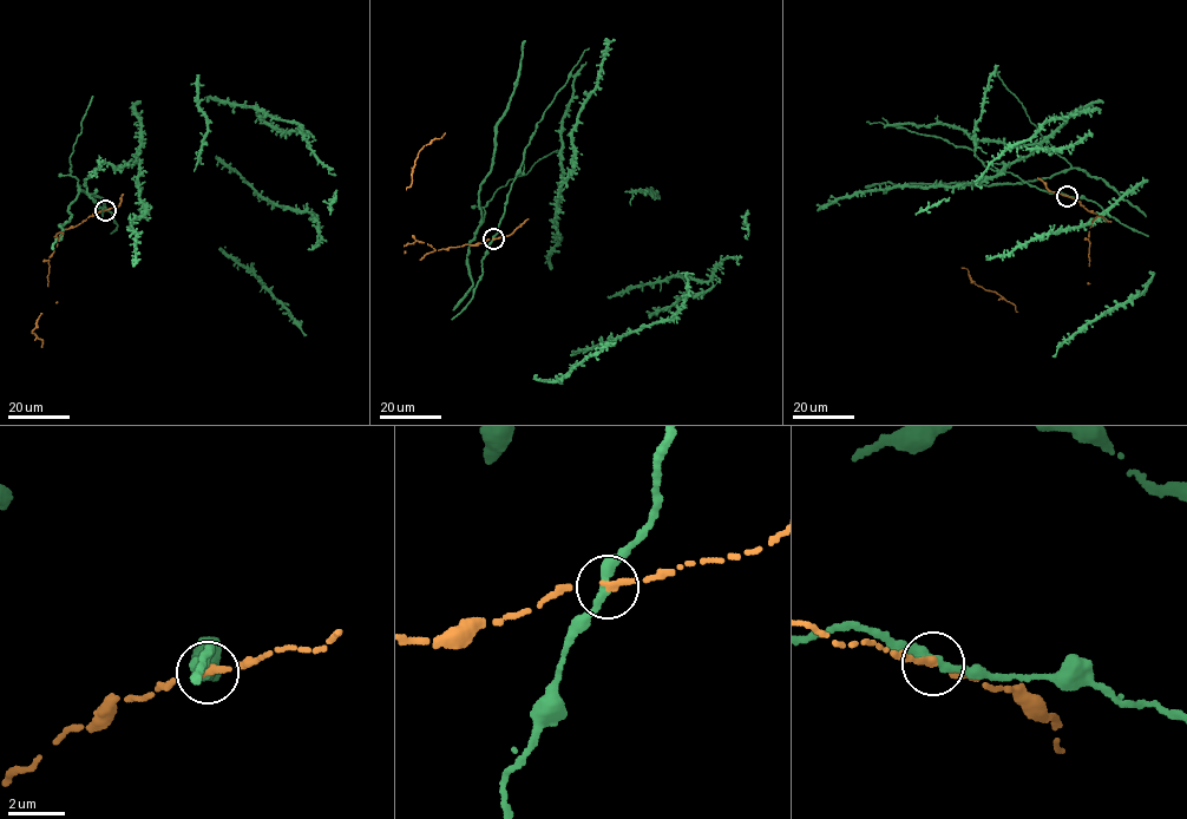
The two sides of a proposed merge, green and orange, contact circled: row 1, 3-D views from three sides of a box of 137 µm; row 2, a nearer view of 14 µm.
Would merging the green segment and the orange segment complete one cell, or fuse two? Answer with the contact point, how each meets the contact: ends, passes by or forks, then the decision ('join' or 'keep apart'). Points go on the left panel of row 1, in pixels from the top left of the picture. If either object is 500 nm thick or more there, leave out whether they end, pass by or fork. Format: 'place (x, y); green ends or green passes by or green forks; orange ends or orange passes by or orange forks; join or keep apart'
place (105, 210); green passes by; orange passes by; keep apart

